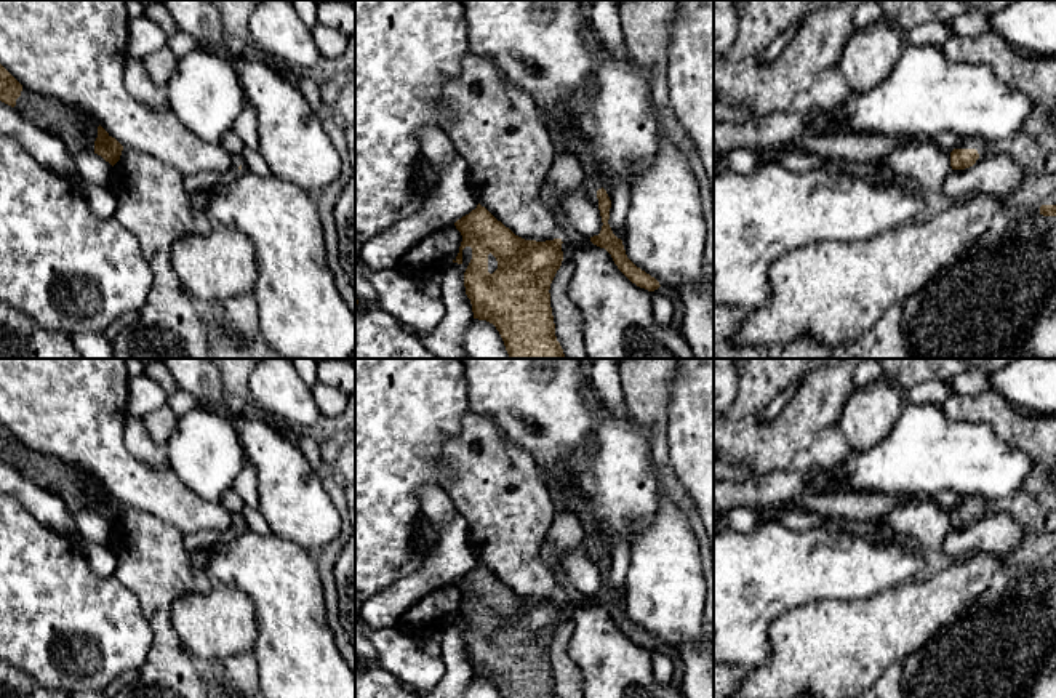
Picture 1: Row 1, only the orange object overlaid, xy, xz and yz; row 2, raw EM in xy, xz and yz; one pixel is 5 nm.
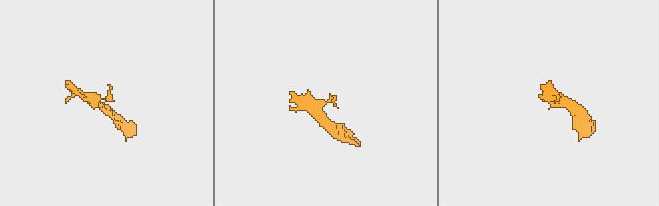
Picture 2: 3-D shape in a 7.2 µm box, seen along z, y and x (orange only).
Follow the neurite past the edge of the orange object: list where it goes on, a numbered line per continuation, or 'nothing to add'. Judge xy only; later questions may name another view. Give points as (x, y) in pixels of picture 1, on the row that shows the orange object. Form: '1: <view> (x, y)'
1: xy (77, 132)
2: xy (232, 173)

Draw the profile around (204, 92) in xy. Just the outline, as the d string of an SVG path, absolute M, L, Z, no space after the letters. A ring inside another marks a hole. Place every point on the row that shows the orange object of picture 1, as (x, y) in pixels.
M202 48L178 61L165 91L181 123L206 142L221 142L246 104L232 62Z

